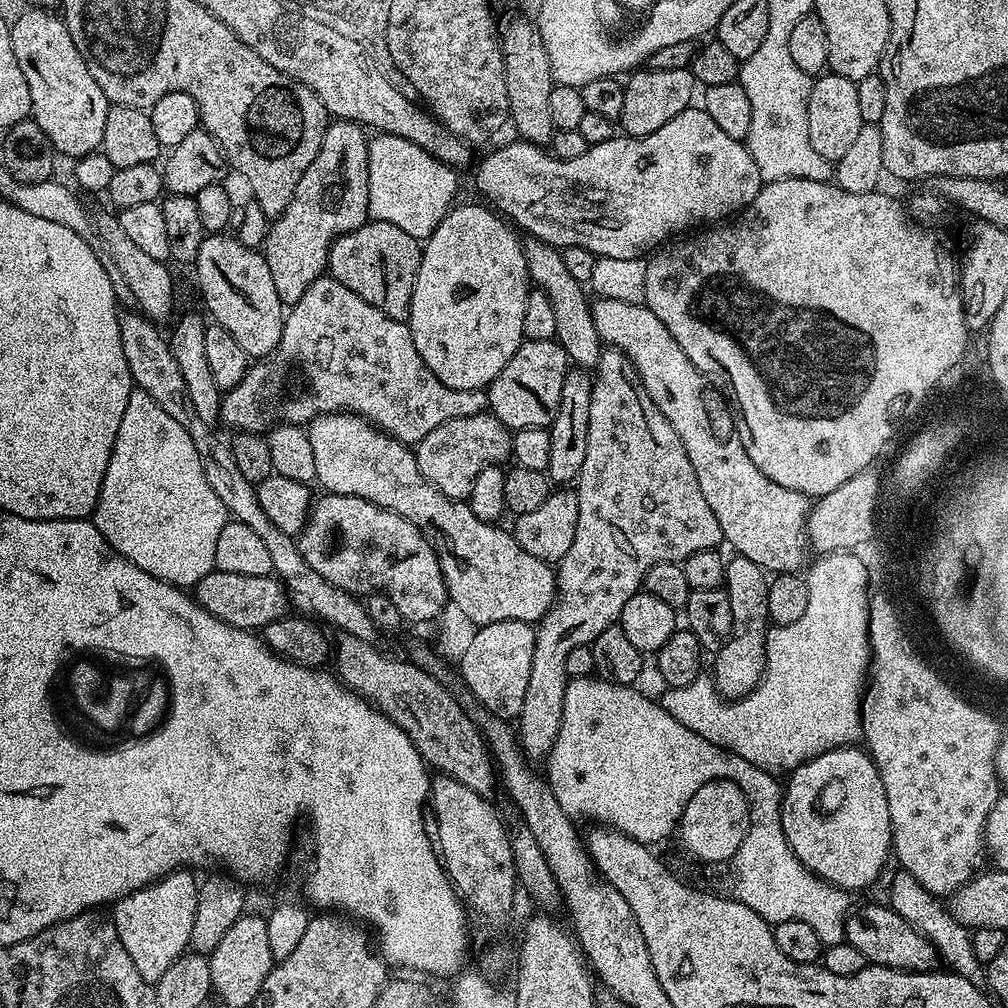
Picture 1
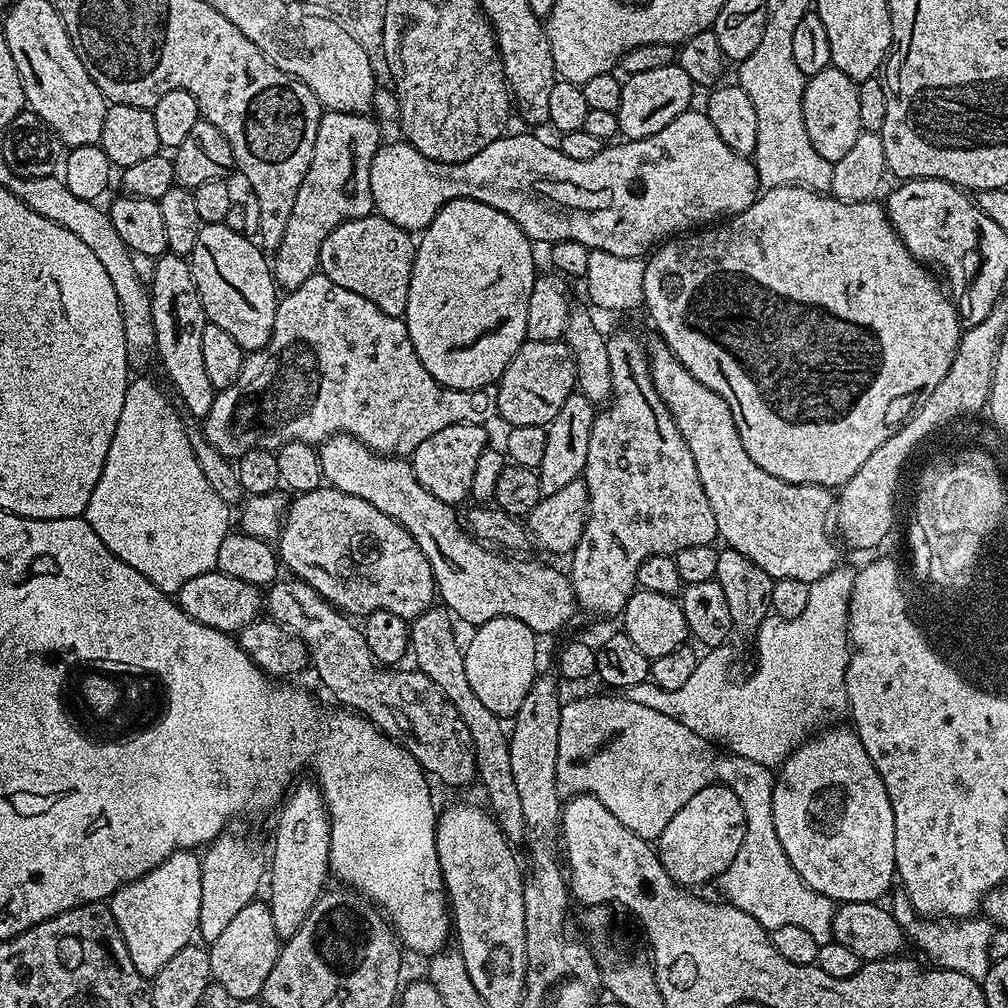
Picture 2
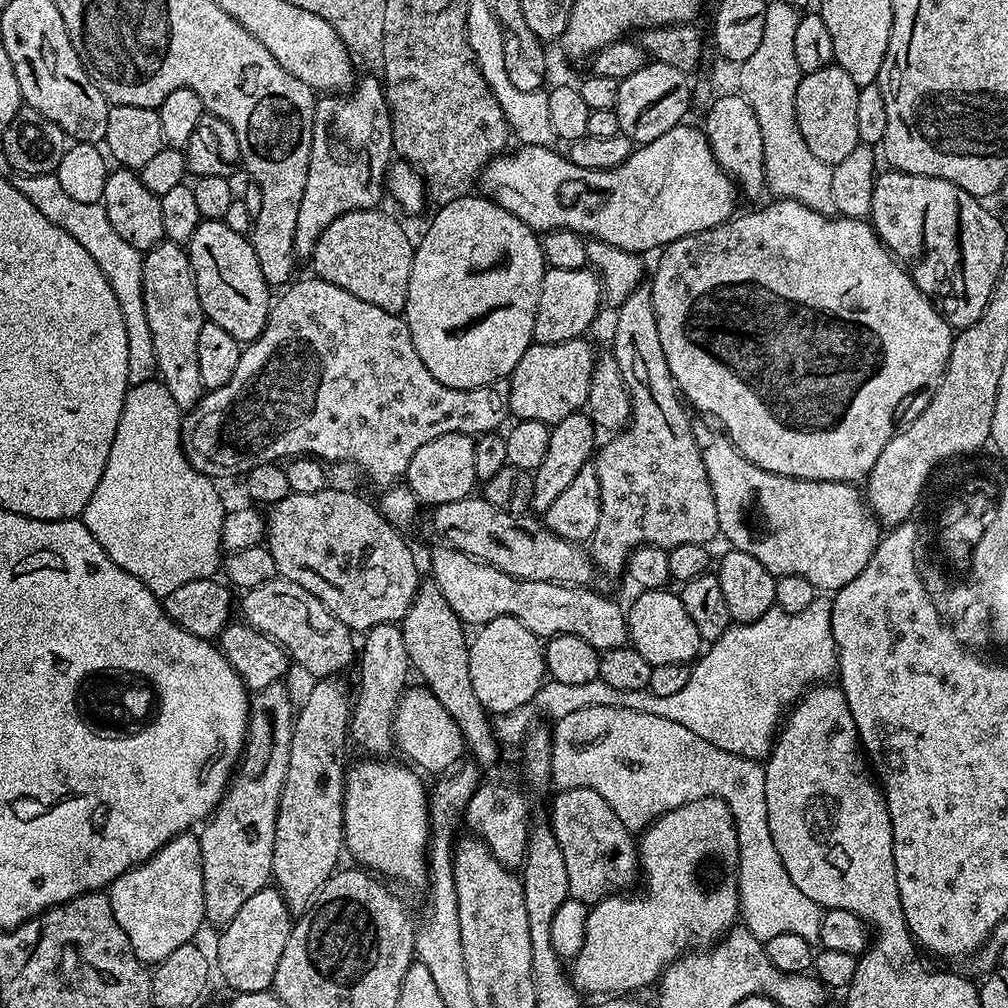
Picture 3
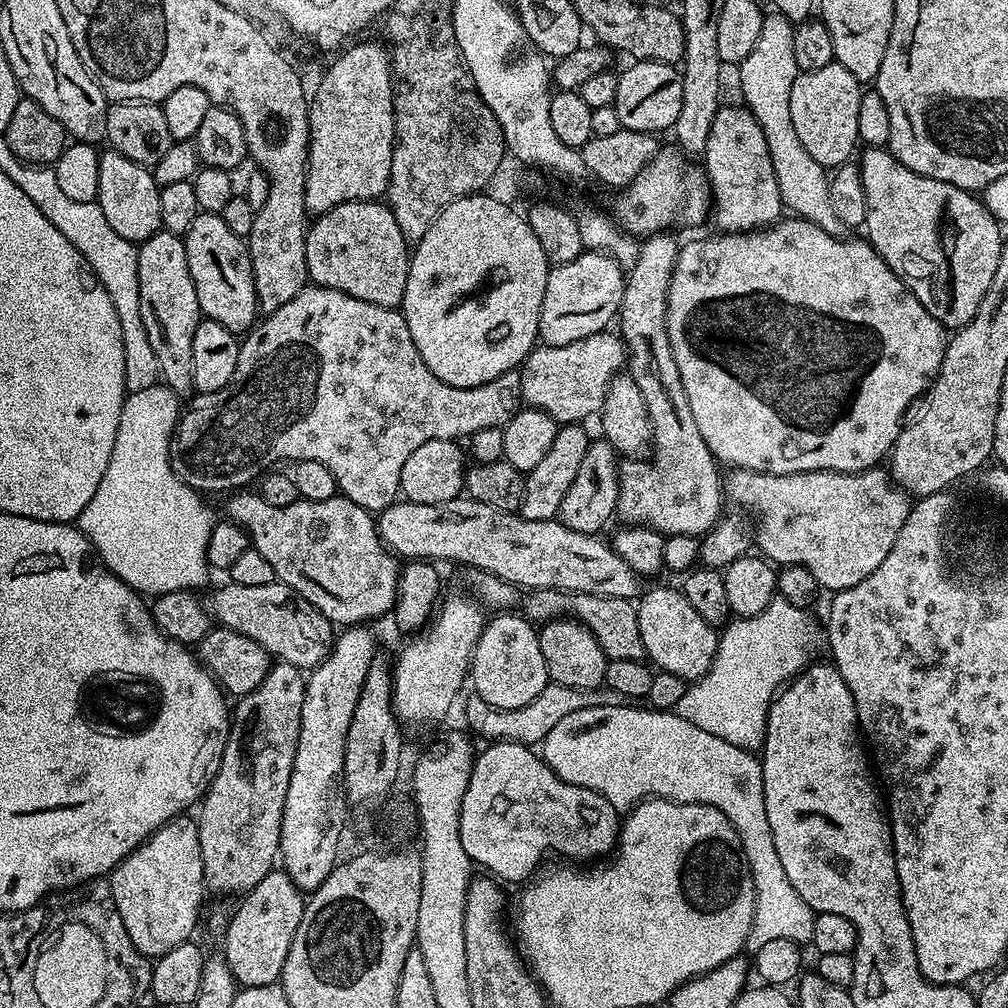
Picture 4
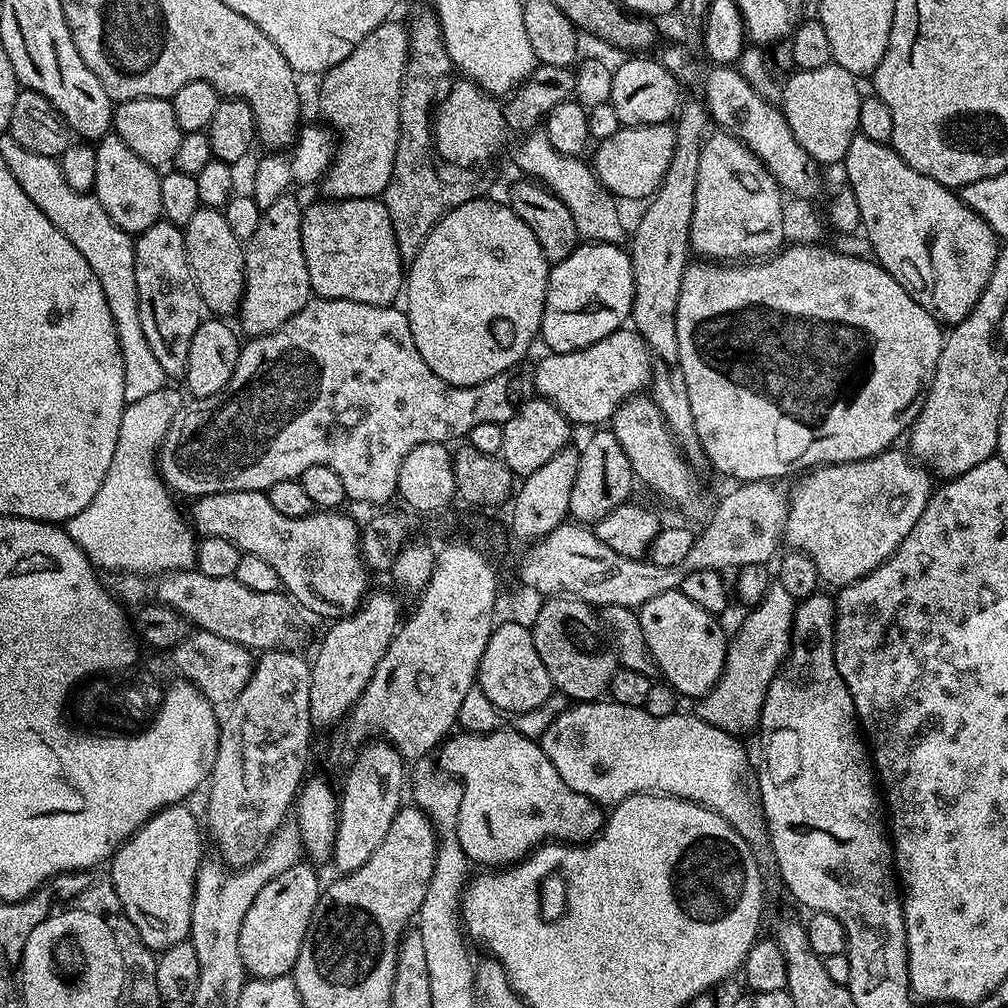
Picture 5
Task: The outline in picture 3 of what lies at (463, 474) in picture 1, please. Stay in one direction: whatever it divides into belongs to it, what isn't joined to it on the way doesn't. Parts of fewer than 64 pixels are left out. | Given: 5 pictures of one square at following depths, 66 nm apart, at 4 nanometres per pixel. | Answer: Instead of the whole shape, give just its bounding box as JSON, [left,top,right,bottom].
[406,432,478,506]

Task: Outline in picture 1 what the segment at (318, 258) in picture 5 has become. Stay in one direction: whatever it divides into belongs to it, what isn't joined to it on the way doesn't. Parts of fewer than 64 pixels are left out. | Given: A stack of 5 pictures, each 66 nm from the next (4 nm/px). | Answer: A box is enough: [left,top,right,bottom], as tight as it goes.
[327,219,421,321]

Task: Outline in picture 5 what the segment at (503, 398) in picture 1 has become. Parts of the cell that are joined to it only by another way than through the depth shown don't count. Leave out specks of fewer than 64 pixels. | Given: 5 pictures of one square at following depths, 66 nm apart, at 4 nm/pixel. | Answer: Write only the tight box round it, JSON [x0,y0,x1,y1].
[534,326,652,426]

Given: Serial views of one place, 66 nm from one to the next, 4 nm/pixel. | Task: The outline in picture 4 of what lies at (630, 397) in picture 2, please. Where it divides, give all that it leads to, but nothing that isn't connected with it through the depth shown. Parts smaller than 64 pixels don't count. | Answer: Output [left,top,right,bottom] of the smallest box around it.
[615,234,722,538]

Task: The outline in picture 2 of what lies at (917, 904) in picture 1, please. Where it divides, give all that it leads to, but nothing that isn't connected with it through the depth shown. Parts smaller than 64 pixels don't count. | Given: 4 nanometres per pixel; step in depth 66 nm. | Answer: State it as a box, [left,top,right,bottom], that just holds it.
[890,890,996,983]

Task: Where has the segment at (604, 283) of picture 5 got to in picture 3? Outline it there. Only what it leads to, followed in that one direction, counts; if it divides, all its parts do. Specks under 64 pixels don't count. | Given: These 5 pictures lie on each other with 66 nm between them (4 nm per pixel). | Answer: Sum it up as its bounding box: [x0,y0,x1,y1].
[533,267,602,344]

